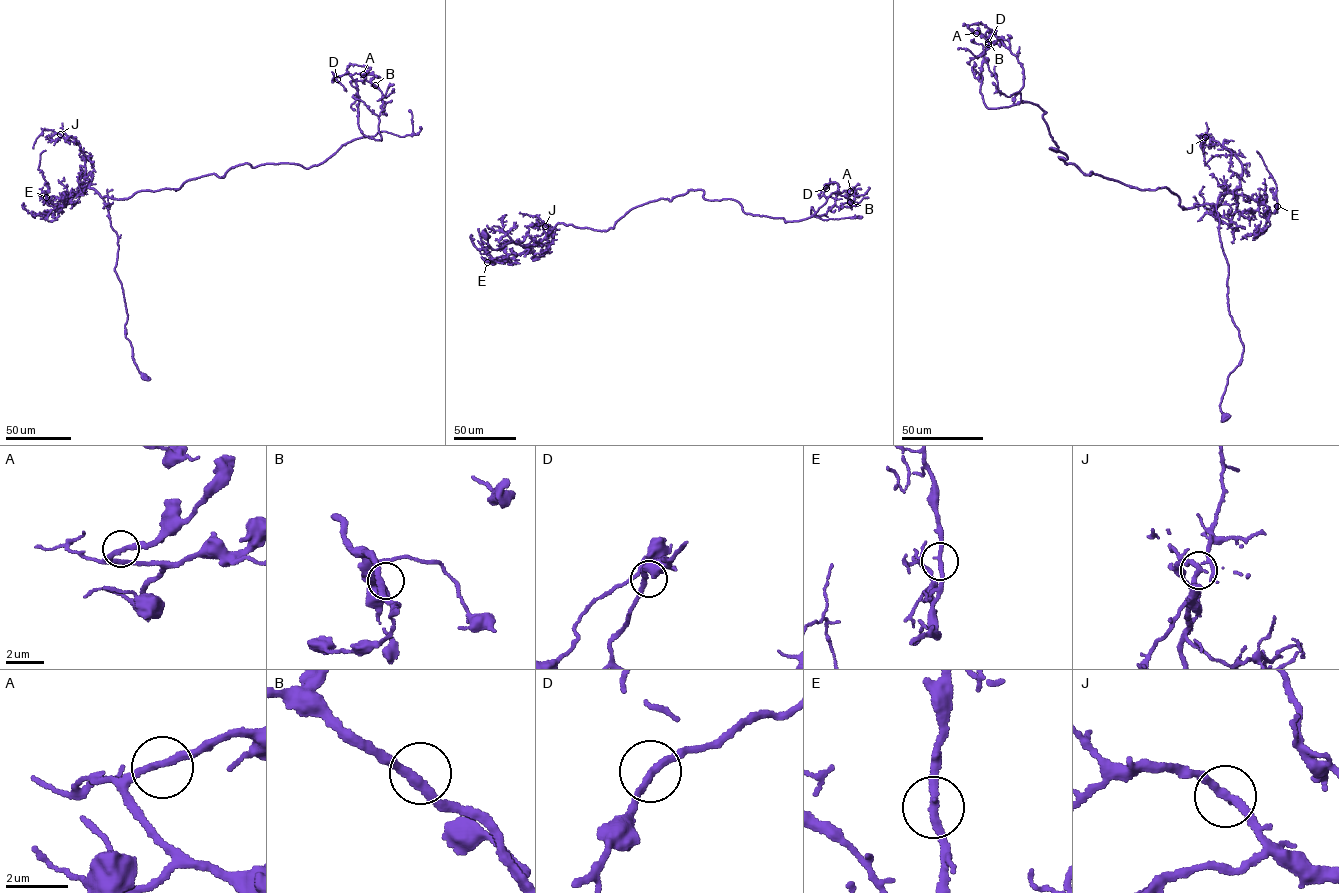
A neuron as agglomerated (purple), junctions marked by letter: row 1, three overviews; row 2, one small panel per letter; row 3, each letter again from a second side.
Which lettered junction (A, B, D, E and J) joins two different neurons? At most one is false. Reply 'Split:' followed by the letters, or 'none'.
Split: none

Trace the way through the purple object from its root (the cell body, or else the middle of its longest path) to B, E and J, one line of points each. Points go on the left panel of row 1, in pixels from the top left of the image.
B: (143, 375), (103, 198), (176, 190), (245, 163), (308, 168), (357, 138), (381, 140), (375, 85)
E: (143, 375), (125, 333), (127, 313), (114, 270), (118, 237), (106, 204), (86, 187), (60, 205), (46, 197)
J: (143, 375), (125, 333), (117, 234), (104, 200), (84, 184), (86, 156), (79, 143), (60, 134)

